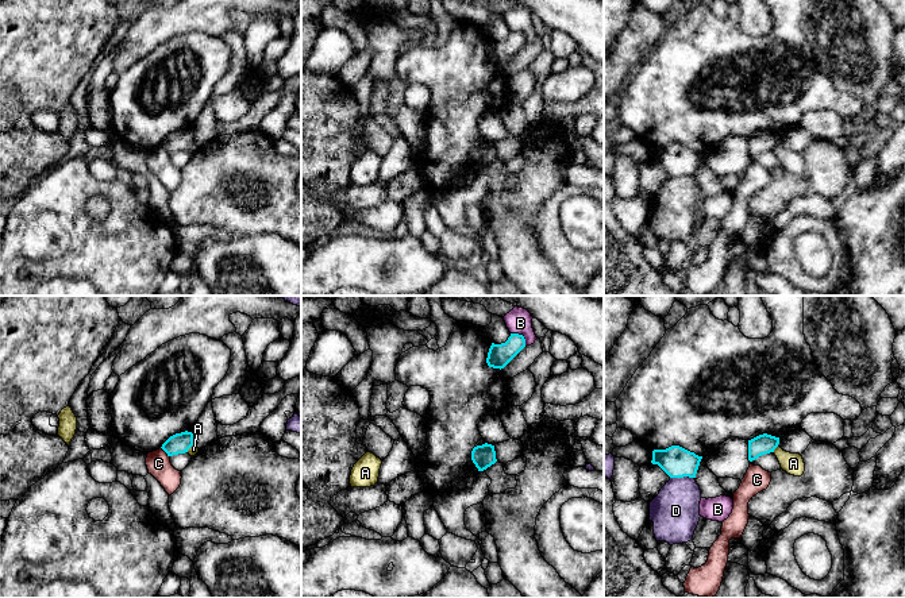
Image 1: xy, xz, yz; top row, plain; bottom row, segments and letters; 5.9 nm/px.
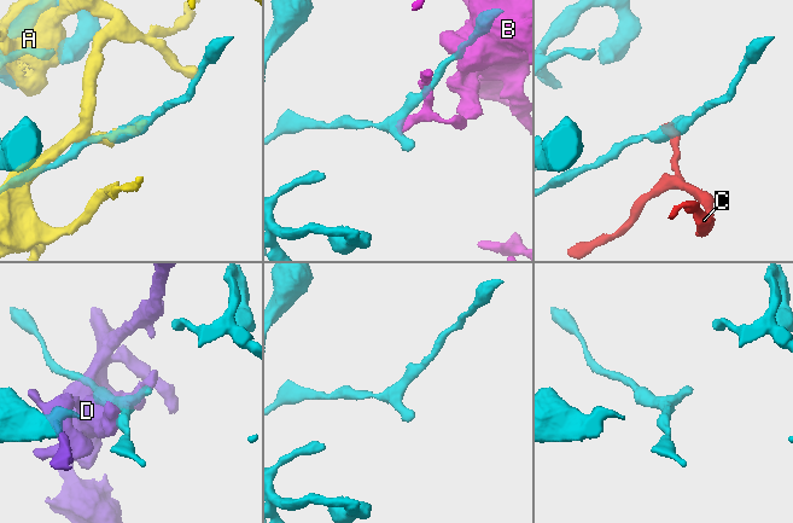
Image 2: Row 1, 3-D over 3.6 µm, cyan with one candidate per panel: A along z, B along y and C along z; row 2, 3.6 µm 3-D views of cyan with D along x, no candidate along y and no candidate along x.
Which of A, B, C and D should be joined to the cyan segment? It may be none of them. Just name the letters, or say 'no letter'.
no letter

